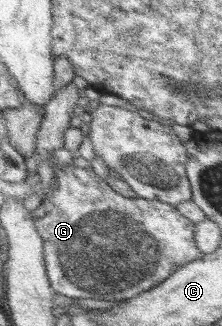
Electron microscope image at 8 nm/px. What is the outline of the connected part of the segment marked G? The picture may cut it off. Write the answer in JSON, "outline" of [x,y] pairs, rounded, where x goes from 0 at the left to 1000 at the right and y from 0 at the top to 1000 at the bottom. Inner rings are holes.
{"outline":[[[288,509],[243,525],[243,564],[212,610],[140,650],[144,684],[194,748],[194,804],[230,887],[333,917],[351,951],[464,951],[667,893],[815,813],[914,785],[874,758],[874,687],[820,666],[788,632],[649,607],[577,610],[523,592],[414,521]]]}

